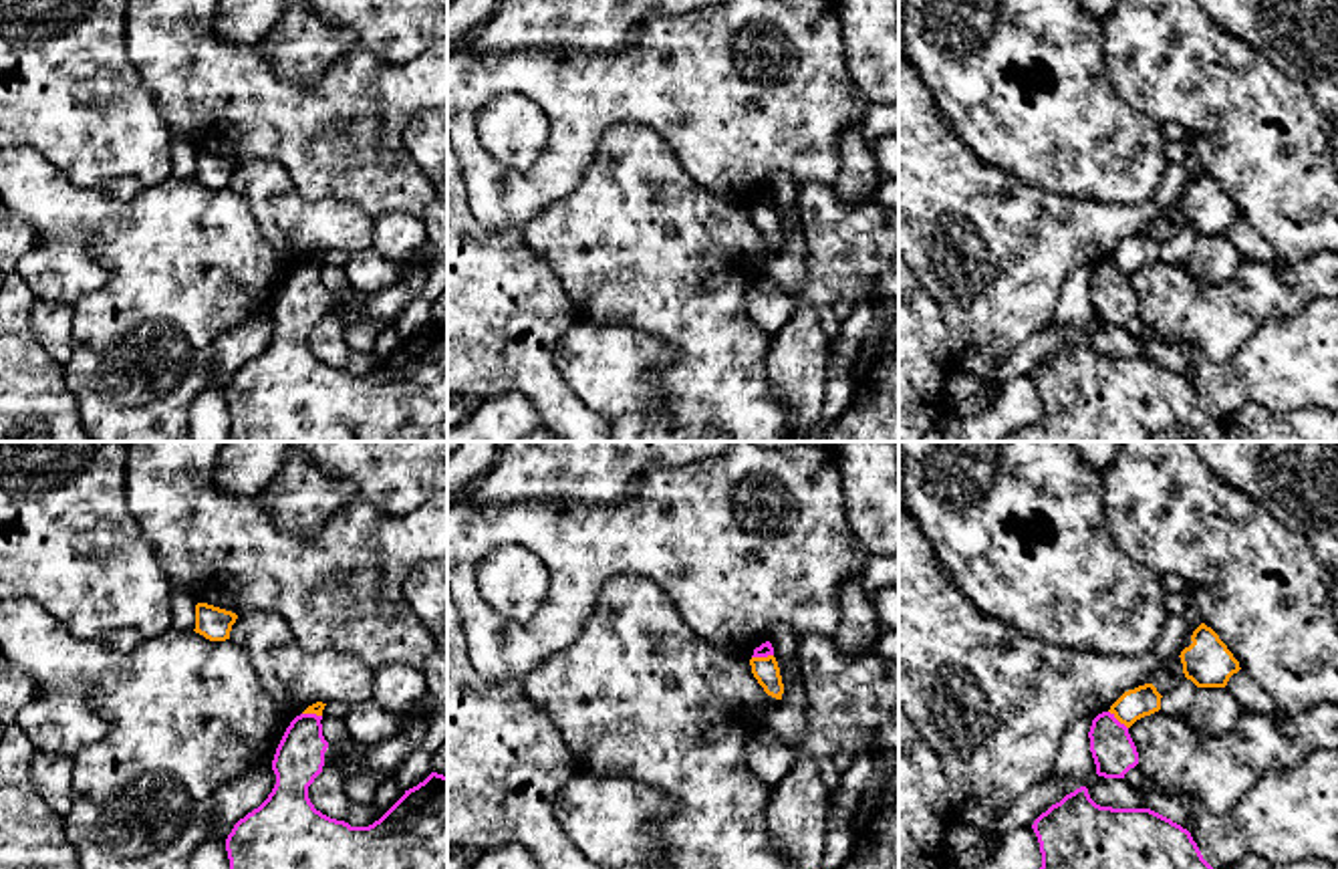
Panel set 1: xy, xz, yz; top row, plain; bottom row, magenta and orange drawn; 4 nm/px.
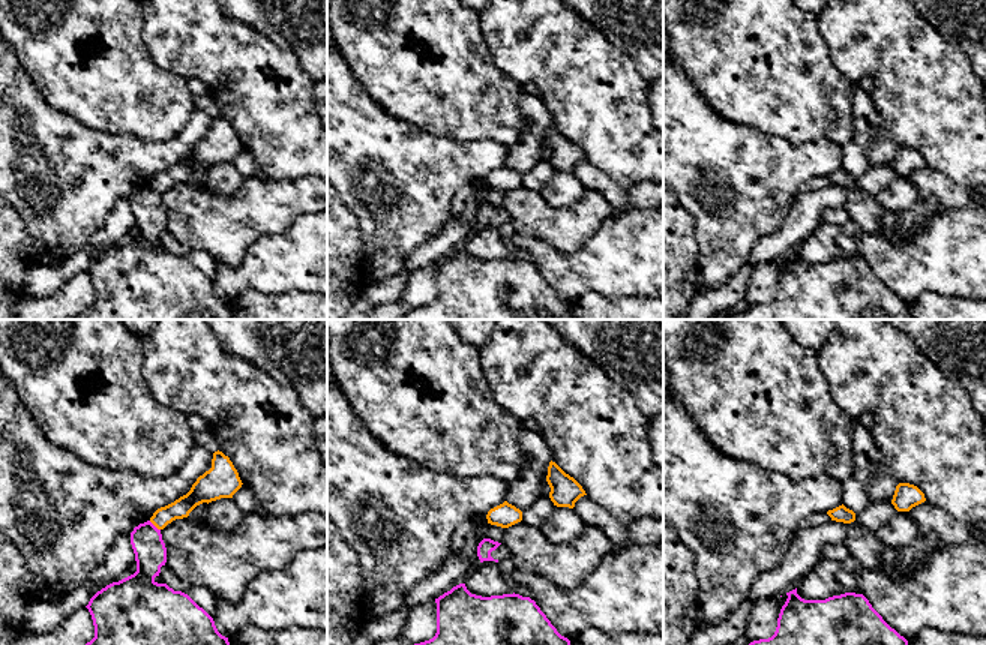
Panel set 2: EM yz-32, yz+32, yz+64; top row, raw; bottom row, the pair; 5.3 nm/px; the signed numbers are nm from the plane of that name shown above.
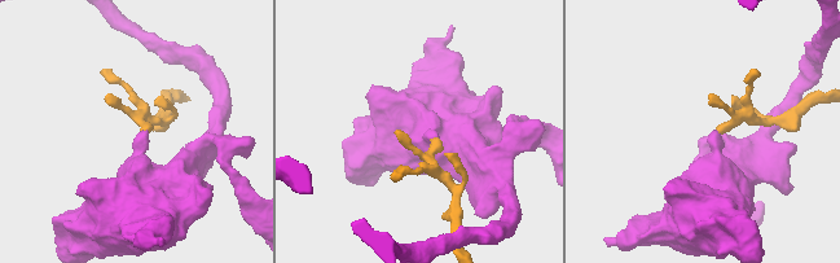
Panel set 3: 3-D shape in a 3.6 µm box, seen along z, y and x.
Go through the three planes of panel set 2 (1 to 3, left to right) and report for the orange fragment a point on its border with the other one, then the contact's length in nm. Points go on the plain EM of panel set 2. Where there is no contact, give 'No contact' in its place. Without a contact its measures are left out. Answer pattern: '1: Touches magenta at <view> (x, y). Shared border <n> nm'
1: Touches magenta at yz-32 (153, 189). Shared border 80 nm
2: No contact
3: No contact

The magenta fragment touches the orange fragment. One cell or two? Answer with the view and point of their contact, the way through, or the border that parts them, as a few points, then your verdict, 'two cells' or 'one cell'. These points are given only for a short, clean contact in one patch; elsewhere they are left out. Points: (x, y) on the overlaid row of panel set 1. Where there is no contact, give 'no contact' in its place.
meets magenta in xz at (762, 656); border along xz (772, 654), (752, 658); two cells

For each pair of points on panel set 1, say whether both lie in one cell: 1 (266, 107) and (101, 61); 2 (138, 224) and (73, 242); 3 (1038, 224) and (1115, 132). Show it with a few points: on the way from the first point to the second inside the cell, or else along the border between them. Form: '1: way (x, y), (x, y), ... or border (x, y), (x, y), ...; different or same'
1: border (123, 25), (125, 55), (160, 111); different
2: border (129, 202), (91, 242), (103, 283); different
3: border (1018, 178), (1036, 188), (1109, 202); different

